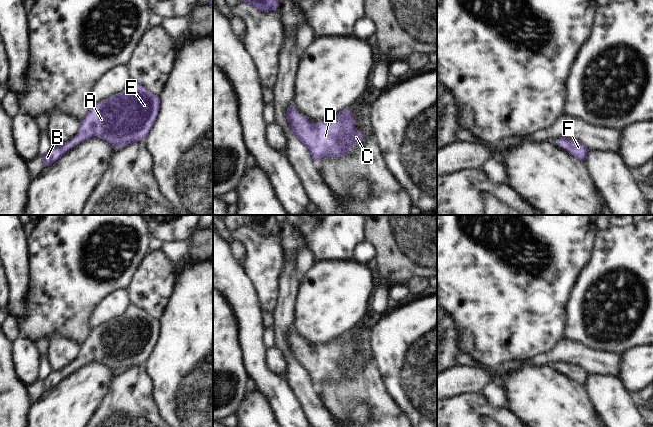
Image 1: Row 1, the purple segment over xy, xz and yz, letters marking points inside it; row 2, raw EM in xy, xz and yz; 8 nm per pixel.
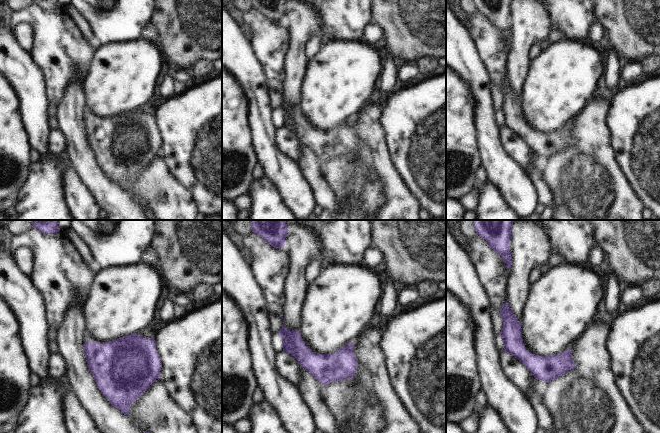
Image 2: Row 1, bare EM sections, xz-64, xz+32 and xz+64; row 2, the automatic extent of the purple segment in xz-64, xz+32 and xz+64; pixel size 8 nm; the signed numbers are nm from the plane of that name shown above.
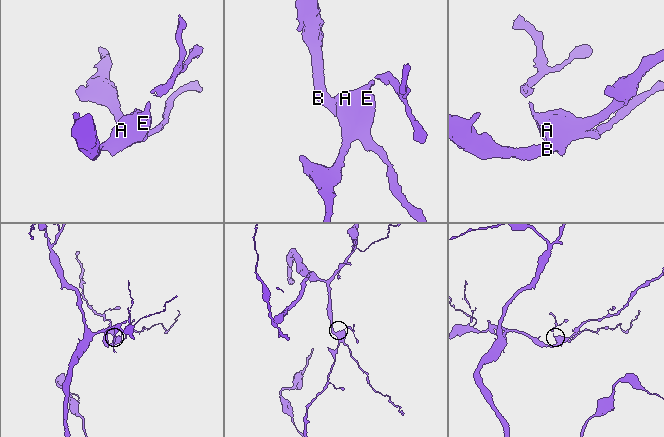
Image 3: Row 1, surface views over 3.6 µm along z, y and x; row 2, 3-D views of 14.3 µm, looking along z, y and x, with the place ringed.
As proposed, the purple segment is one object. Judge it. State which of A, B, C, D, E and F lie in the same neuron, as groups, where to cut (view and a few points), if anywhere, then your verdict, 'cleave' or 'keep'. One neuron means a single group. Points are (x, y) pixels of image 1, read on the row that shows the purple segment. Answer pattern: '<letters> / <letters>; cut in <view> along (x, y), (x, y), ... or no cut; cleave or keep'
A B C D E F; no cut; keep

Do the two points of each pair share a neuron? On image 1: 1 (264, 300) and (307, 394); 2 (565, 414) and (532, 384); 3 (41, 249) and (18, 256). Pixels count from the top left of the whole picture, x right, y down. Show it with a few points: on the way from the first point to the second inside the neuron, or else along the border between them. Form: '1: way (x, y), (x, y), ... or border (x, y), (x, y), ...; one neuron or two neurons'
1: border (277, 289), (276, 304), (271, 312); two neurons
2: way (557, 407), (540, 392); one neuron
3: border (25, 236), (28, 277); two neurons

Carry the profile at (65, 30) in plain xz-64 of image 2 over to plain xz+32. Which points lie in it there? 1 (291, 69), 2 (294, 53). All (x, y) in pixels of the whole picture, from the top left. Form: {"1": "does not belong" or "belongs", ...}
{"1": "does not belong", "2": "does not belong"}

